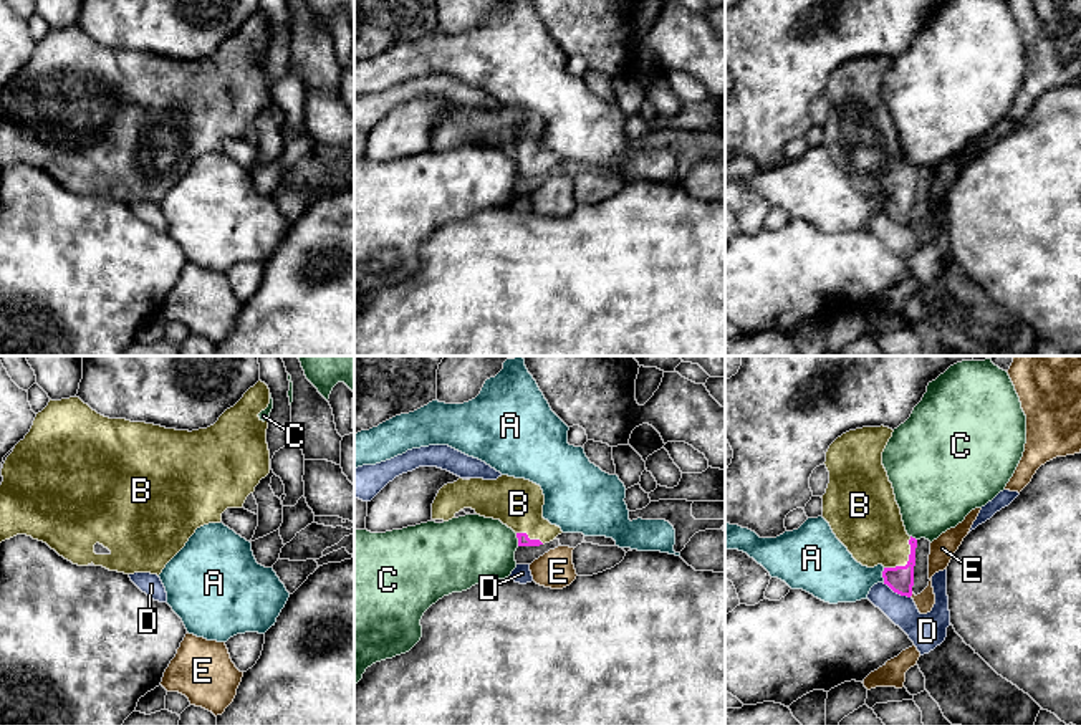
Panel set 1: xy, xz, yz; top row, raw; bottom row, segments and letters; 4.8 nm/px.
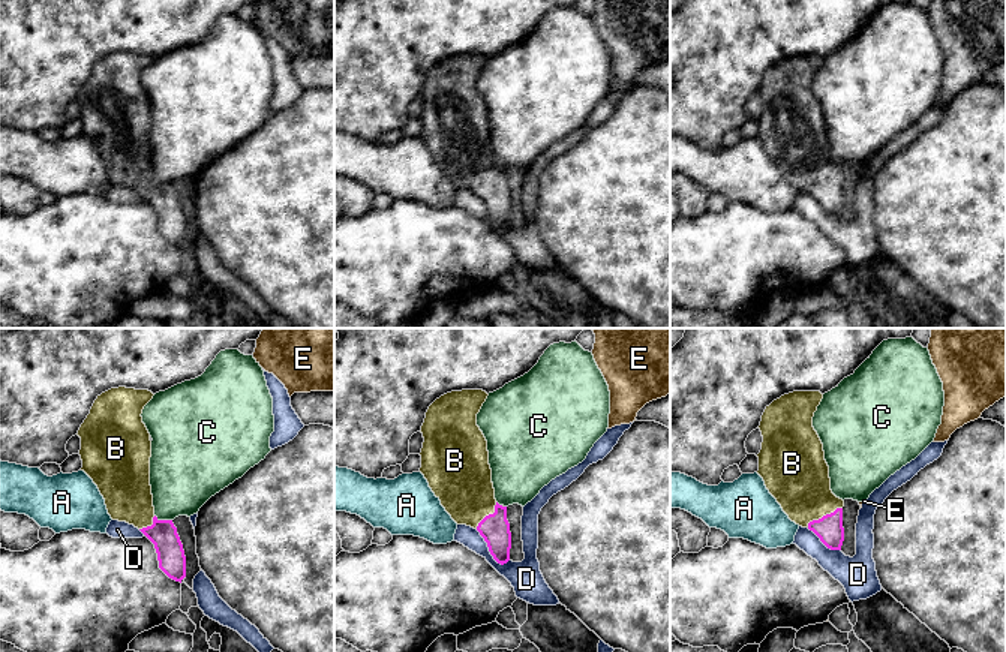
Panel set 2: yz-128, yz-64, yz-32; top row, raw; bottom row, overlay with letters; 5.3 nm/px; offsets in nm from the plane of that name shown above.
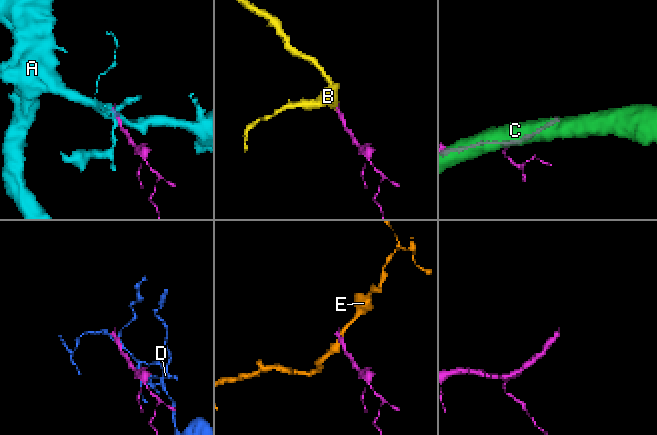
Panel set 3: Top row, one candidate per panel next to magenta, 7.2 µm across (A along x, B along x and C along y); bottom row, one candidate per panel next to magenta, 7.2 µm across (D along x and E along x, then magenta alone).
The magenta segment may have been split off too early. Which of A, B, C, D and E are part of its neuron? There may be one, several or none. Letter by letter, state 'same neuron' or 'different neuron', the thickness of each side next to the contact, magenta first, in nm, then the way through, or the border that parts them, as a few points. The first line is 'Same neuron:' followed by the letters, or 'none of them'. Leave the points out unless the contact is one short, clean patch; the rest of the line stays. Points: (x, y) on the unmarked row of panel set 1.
Same neuron: B
A: different neuron | 130/260 nm | along yz (884, 197), (883, 211)
B: same neuron | 130/320 nm | across yz (901, 207), (901, 197), (908, 191), (871, 156)
C: different neuron | 60/340 nm
D: different neuron | 130/170 nm | along yz (883, 212), (909, 227)
E: different neuron | 130/110 nm | along yz (912, 222), (909, 225)

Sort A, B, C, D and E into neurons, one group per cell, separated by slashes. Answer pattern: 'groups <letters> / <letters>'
groups A / B / C / D / E

